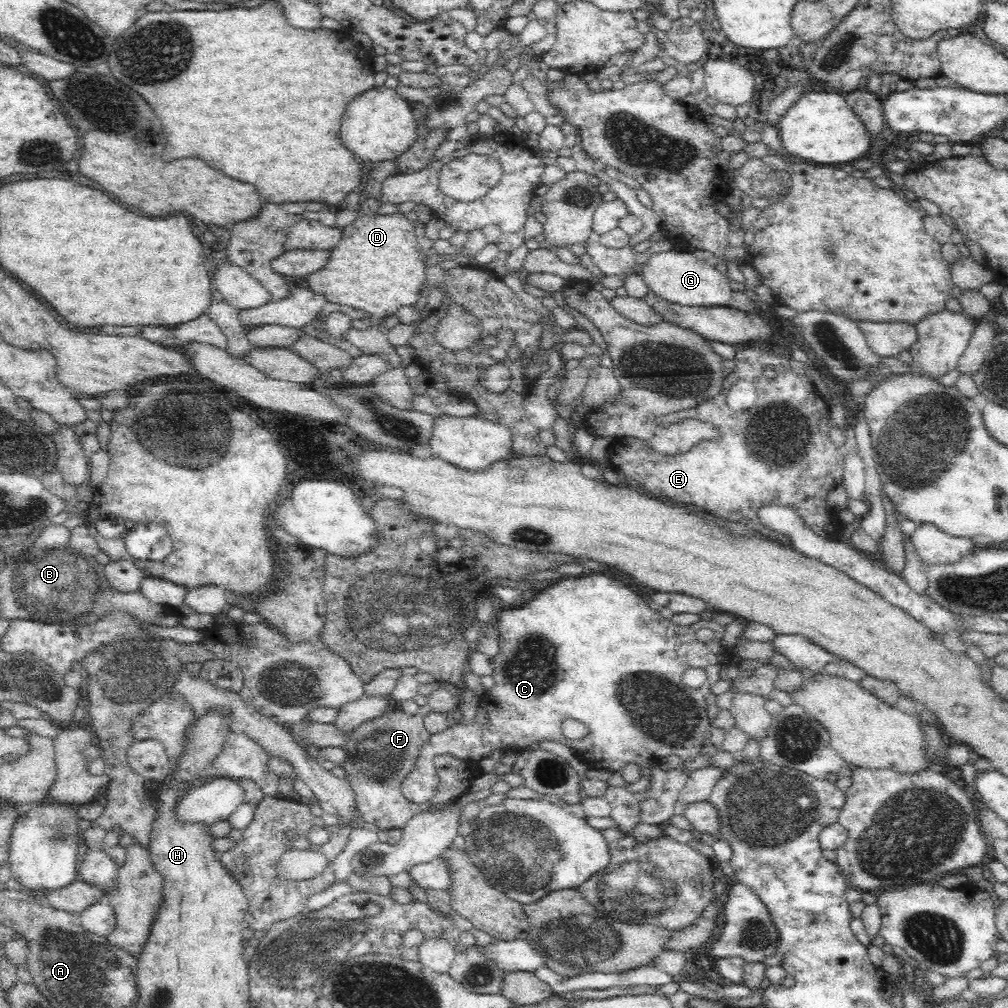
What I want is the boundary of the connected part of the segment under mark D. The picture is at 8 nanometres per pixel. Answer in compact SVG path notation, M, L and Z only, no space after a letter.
M397 158L382 162L372 162L368 172L367 182L364 189L360 192L361 206L358 209L359 215L346 228L342 228L342 239L338 245L329 249L330 259L320 270L312 272L306 276L308 286L314 292L326 297L328 302L337 302L353 306L356 309L368 311L373 318L387 317L403 304L415 304L418 300L418 291L422 284L426 284L426 251L418 244L418 237L415 236L414 223L405 217L404 213L378 214L378 208L382 203L383 182L389 176L396 175Z

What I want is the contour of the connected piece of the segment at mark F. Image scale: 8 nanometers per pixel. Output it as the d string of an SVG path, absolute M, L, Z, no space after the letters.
M400 706L352 730L351 738L342 746L346 761L339 766L345 770L344 780L354 791L354 805L362 822L374 824L381 830L393 827L403 830L416 814L428 809L426 804L410 802L402 794L401 784L418 766L422 746L429 738L423 716L407 714Z

